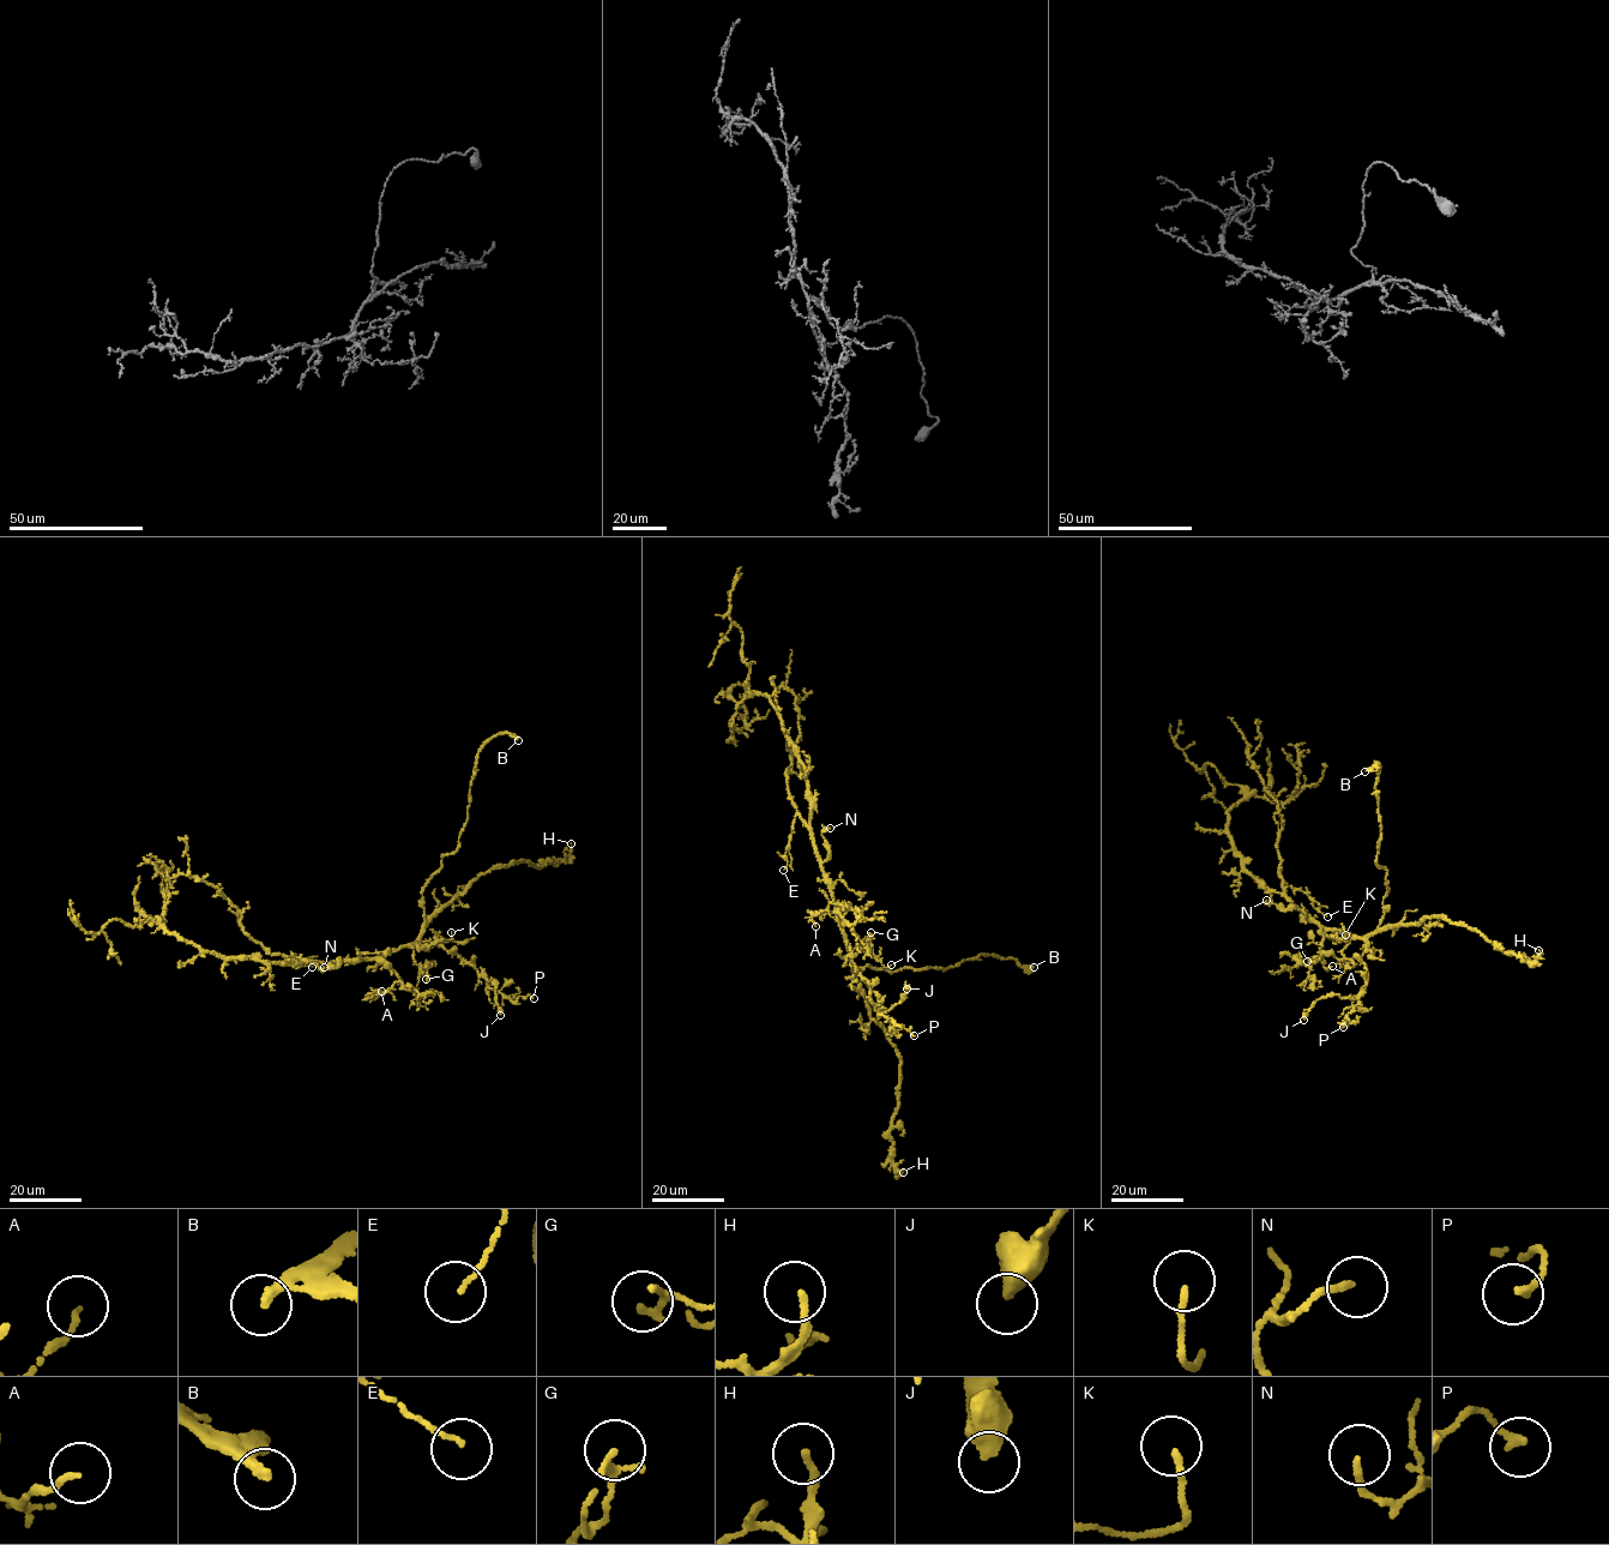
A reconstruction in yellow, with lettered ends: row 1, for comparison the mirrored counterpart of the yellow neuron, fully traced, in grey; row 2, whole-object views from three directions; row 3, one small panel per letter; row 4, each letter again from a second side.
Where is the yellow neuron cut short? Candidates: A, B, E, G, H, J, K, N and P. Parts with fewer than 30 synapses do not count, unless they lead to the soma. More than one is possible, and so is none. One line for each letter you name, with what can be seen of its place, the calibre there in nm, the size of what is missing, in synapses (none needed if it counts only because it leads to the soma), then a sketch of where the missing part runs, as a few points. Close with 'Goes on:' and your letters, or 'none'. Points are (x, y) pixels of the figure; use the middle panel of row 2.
B: at (1034, 967); 240 nm thick; missing branch runs (1034, 967), (1036, 977), (1042, 979), (1049, 999), (1056, 1004)
Goes on: B

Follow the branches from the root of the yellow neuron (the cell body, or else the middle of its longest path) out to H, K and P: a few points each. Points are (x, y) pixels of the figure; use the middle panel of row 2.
H: (824, 871), (871, 1019), (885, 1030), (899, 1058), (899, 1105), (889, 1138), (893, 1165), (903, 1172)
K: (824, 871), (844, 939), (850, 948), (871, 951), (883, 966), (891, 965)
P: (824, 871), (849, 960), (867, 980), (874, 1009), (914, 1035)

